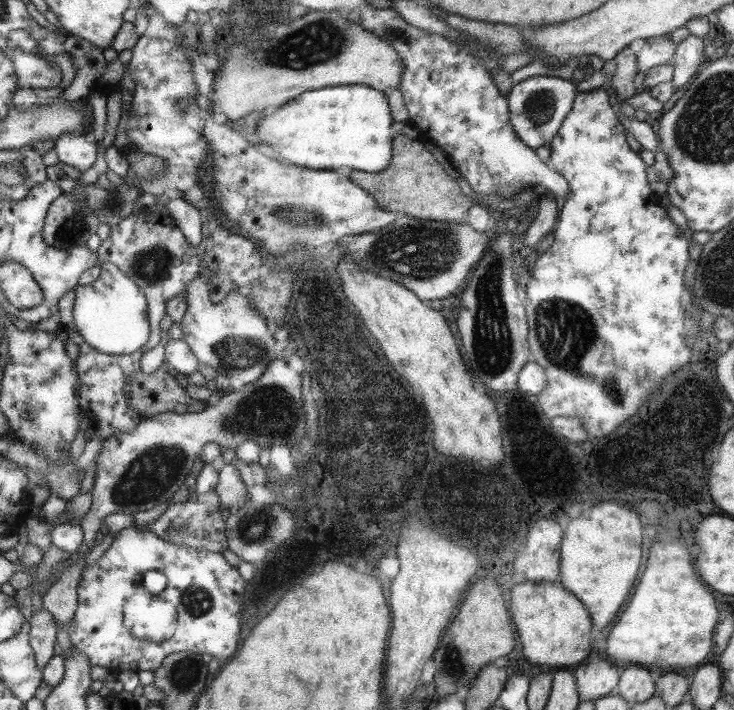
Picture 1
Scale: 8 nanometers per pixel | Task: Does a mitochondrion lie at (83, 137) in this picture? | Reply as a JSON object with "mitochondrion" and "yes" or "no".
{"mitochondrion":"no"}

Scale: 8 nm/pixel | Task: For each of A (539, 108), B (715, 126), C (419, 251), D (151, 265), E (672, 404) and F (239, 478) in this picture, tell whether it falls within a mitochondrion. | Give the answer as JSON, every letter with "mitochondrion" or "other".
{"A":"mitochondrion","B":"mitochondrion","C":"mitochondrion","D":"mitochondrion","E":"other","F":"other"}

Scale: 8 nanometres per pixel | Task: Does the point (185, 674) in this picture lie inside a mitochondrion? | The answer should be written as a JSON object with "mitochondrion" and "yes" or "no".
{"mitochondrion":"yes"}

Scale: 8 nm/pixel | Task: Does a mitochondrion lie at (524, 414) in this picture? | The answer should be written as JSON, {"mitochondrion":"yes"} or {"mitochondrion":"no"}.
{"mitochondrion":"no"}

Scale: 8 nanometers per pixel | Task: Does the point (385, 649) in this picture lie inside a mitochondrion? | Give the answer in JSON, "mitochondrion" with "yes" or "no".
{"mitochondrion":"no"}

